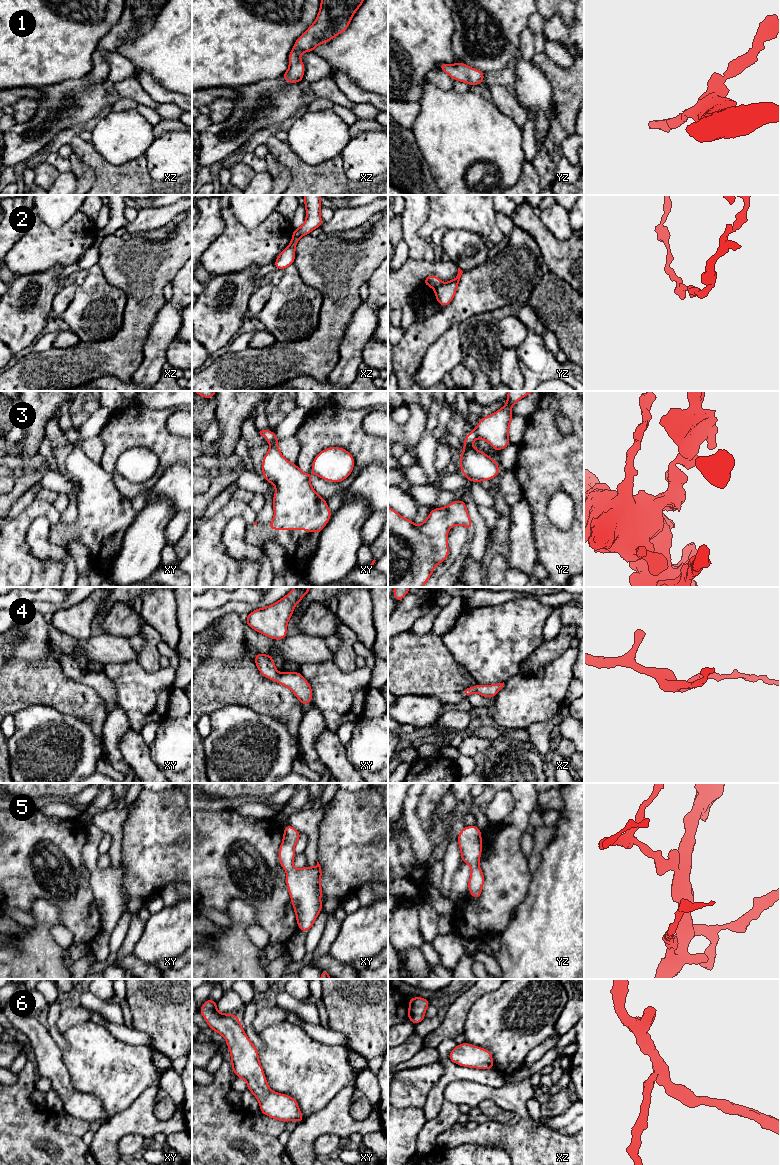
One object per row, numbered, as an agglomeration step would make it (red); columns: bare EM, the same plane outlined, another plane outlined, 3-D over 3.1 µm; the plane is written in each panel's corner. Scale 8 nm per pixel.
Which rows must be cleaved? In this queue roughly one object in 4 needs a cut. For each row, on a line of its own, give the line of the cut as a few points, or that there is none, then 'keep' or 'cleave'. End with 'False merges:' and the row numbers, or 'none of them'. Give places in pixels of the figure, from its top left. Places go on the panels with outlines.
1: no cut; keep
2: cut in yz along (442, 283), (434, 288); cleave
3: no cut; keep
4: no cut; keep
5: no cut; keep
6: no cut; keep
False merges: 2

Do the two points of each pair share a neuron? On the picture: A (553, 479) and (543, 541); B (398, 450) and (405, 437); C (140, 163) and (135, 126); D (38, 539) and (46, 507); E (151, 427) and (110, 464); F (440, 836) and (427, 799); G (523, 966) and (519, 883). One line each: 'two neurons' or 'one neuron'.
A: one neuron
B: two neurons
C: two neurons
D: two neurons
E: one neuron
F: one neuron
G: two neurons

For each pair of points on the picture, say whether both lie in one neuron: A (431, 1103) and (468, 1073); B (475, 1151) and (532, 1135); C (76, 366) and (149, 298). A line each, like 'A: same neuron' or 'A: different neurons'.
A: same neuron
B: different neurons
C: same neuron

